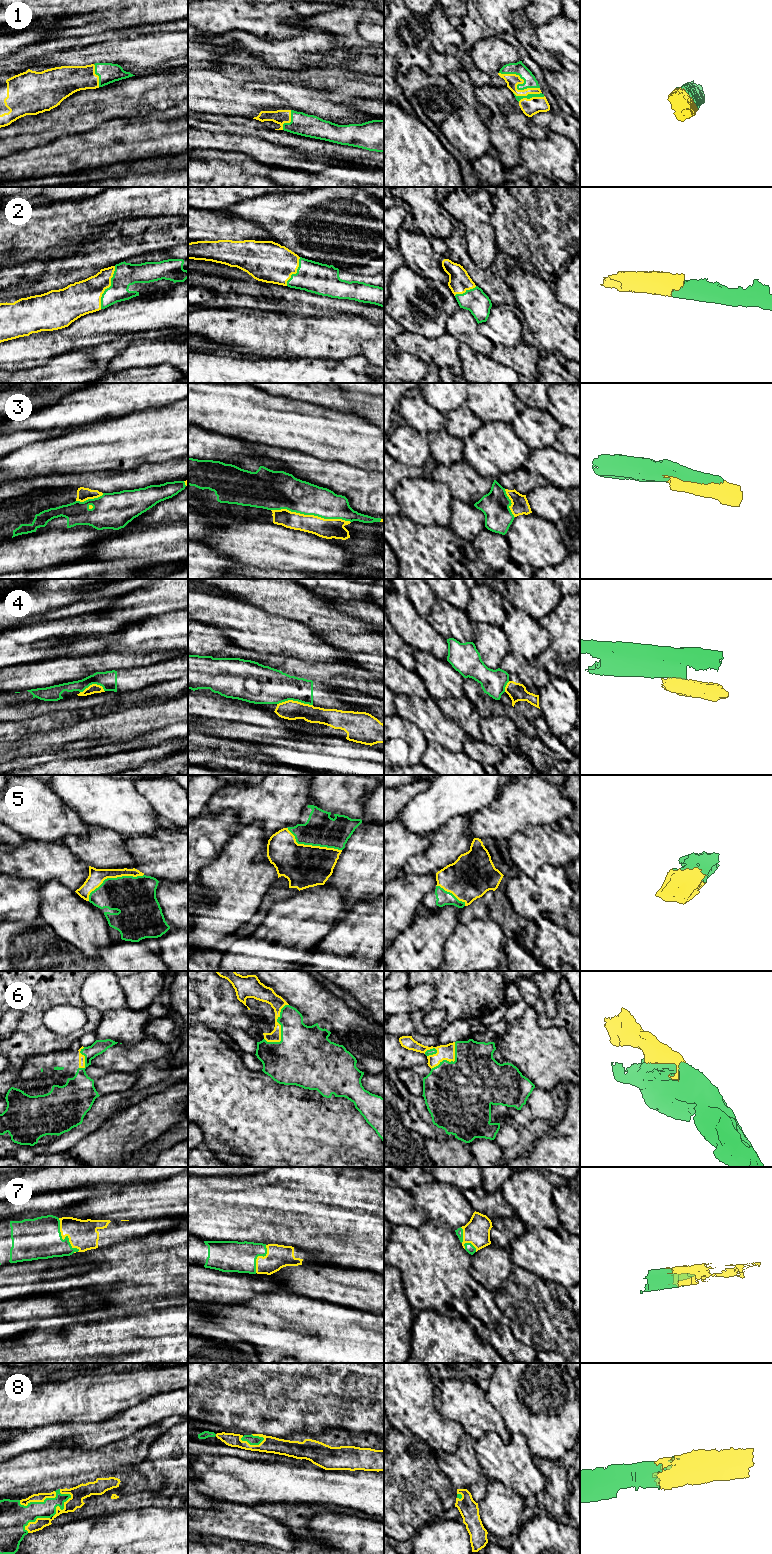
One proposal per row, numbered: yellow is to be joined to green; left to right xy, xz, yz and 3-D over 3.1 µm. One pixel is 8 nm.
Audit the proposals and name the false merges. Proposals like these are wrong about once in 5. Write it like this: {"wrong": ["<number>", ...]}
{"wrong": ["4"]}

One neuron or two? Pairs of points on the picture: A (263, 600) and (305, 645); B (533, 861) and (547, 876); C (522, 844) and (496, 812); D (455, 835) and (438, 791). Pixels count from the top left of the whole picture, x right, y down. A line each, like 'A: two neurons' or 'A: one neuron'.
A: two neurons
B: two neurons
C: two neurons
D: two neurons

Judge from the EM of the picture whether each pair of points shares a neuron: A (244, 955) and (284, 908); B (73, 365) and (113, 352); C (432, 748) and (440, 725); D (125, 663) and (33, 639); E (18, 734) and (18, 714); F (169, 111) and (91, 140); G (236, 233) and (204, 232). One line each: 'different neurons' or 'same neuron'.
A: same neuron
B: same neuron
C: different neurons
D: different neurons
E: different neurons
F: different neurons
G: same neuron

